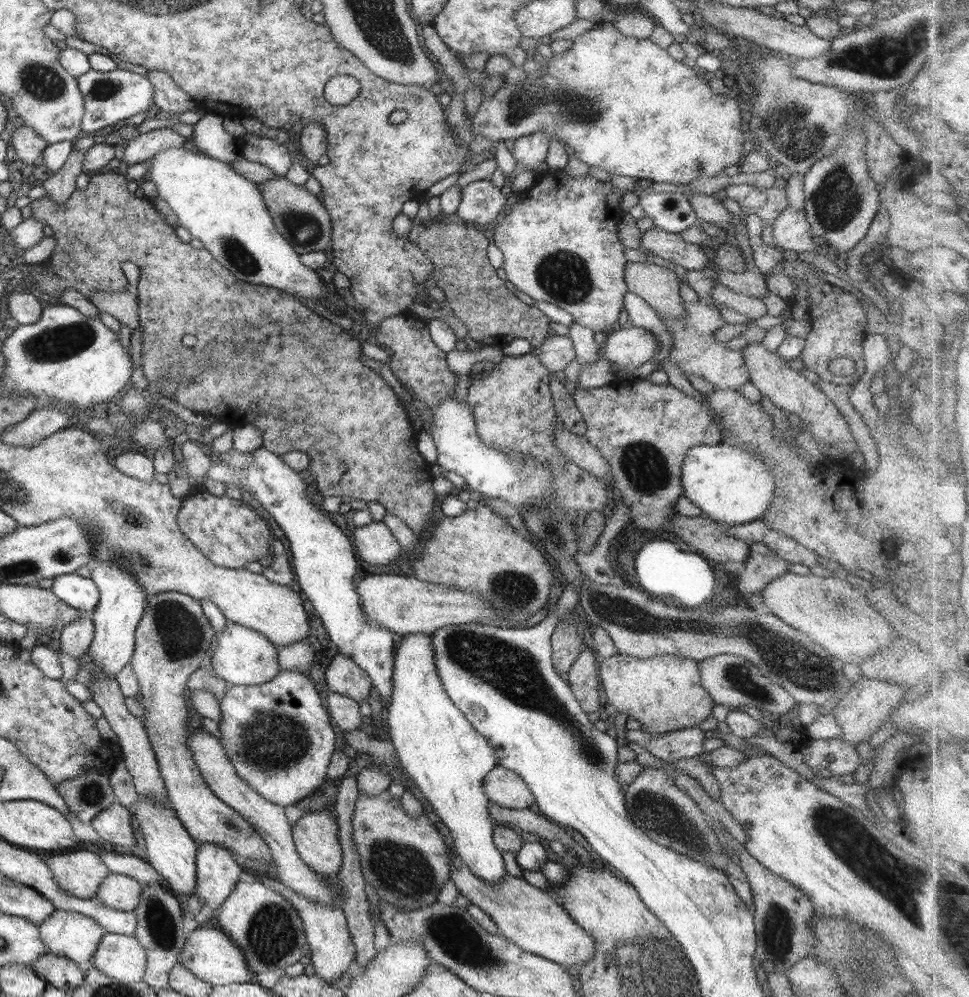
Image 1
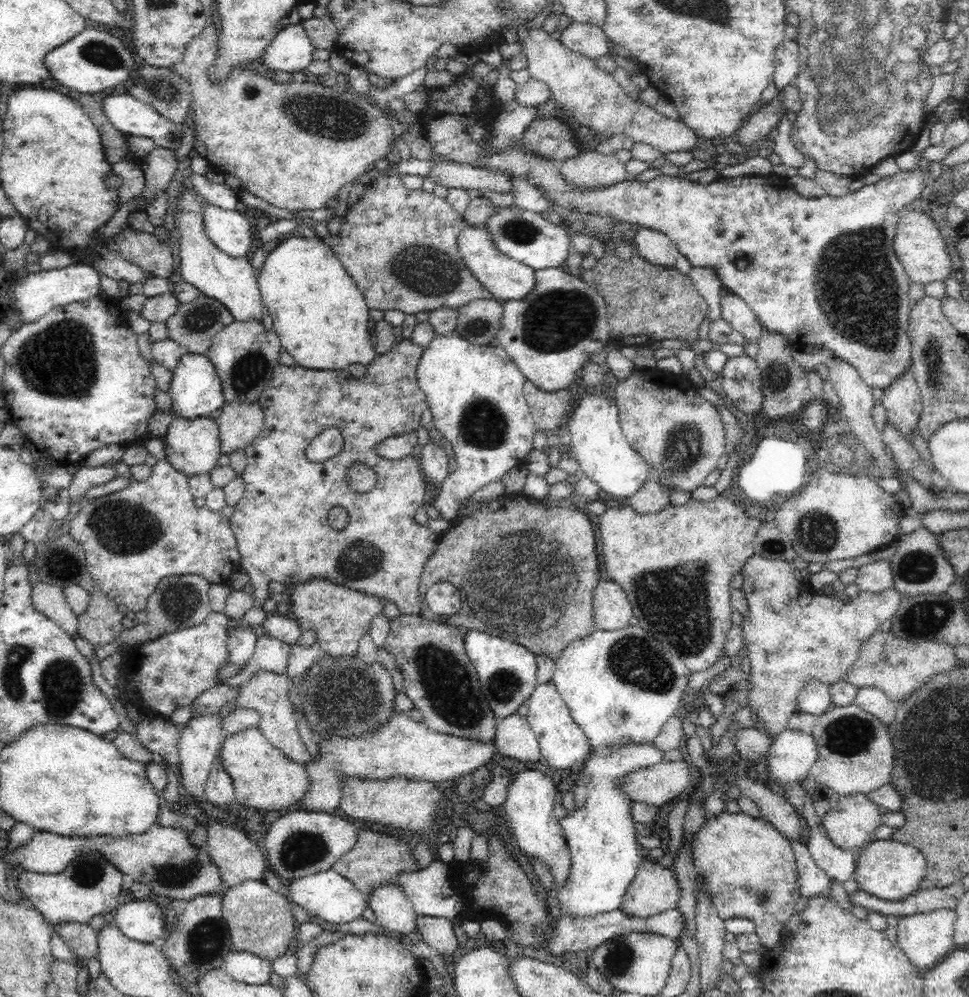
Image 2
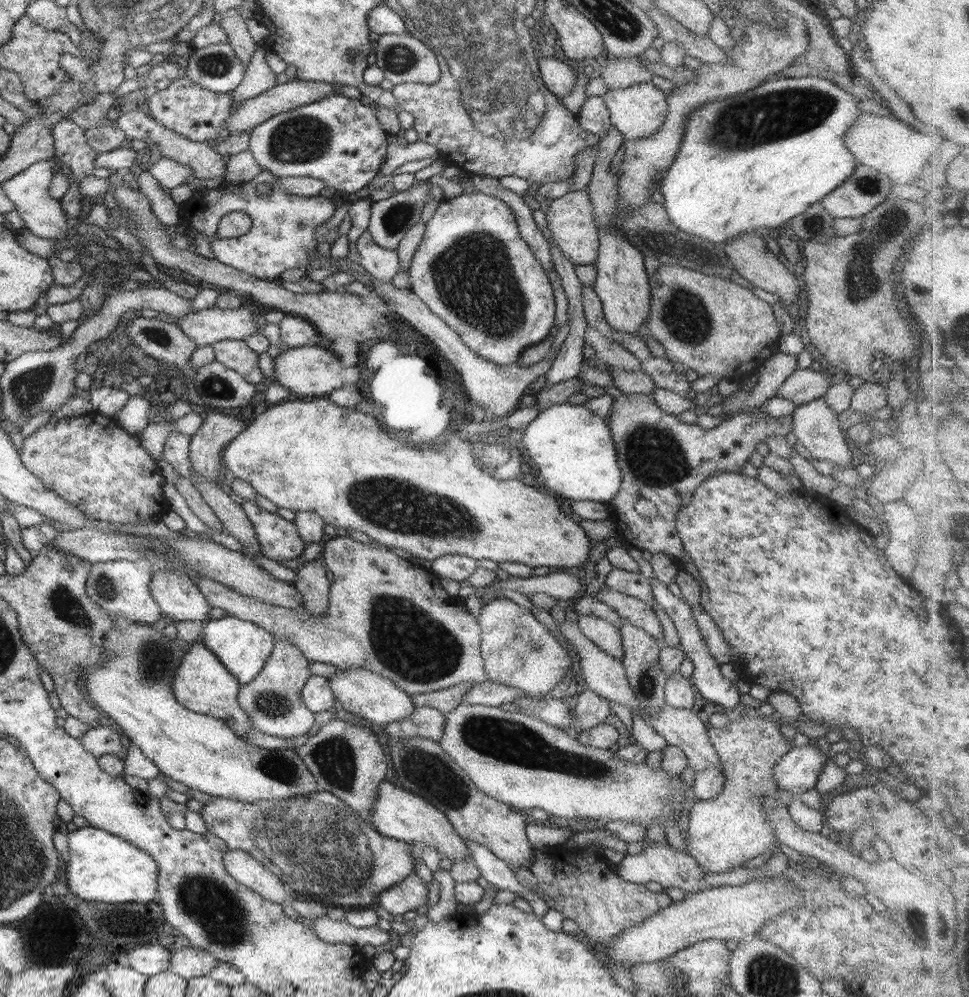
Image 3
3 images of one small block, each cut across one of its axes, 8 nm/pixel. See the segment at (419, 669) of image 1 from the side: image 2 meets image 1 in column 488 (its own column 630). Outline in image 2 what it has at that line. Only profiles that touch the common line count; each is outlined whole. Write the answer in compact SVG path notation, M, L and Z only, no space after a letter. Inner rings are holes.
M622 744L622 746L602 746L594 752L589 752L584 762L584 777L579 782L574 782L572 793L576 808L559 820L563 828L565 839L567 840L570 864L568 880L560 885L556 890L556 900L562 916L594 916L594 914L606 914L618 908L626 894L626 890L632 879L636 876L637 868L645 857L645 853L639 848L636 842L635 834L641 829L633 821L631 815L631 800L621 788L619 781L640 768L648 768L650 765L658 764L662 761L663 753L653 744Z

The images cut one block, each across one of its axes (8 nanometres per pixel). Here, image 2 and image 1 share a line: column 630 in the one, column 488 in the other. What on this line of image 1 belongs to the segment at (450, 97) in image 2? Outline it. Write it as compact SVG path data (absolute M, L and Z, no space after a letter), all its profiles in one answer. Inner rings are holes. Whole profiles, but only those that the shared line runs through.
M489 178L470 183L461 189L461 203L456 213L469 223L487 225L495 222L508 197L500 189Z

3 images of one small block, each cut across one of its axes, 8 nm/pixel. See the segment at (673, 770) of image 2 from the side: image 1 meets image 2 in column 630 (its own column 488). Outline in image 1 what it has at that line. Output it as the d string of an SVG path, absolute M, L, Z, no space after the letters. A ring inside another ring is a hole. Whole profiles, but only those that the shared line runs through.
M496 766L483 781L483 791L490 803L509 809L528 809L535 796L524 780L506 768Z

